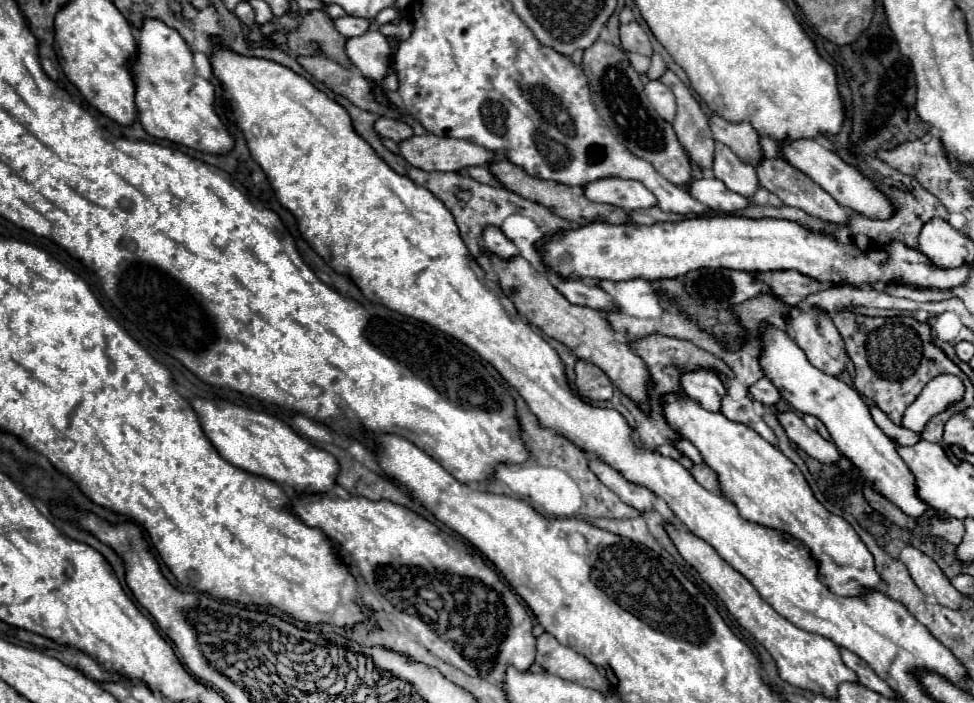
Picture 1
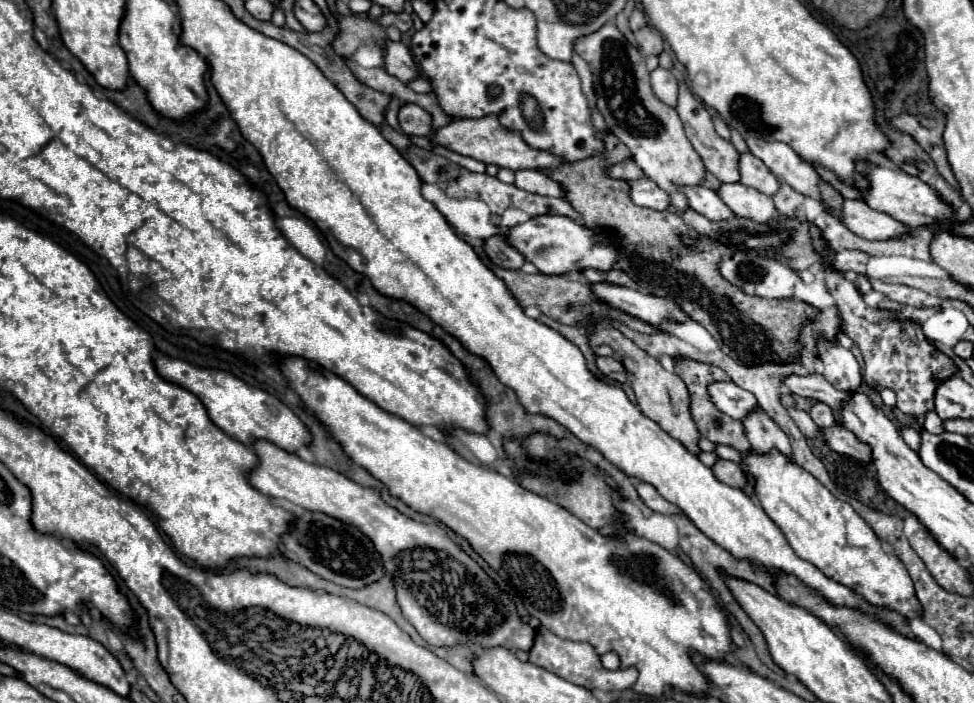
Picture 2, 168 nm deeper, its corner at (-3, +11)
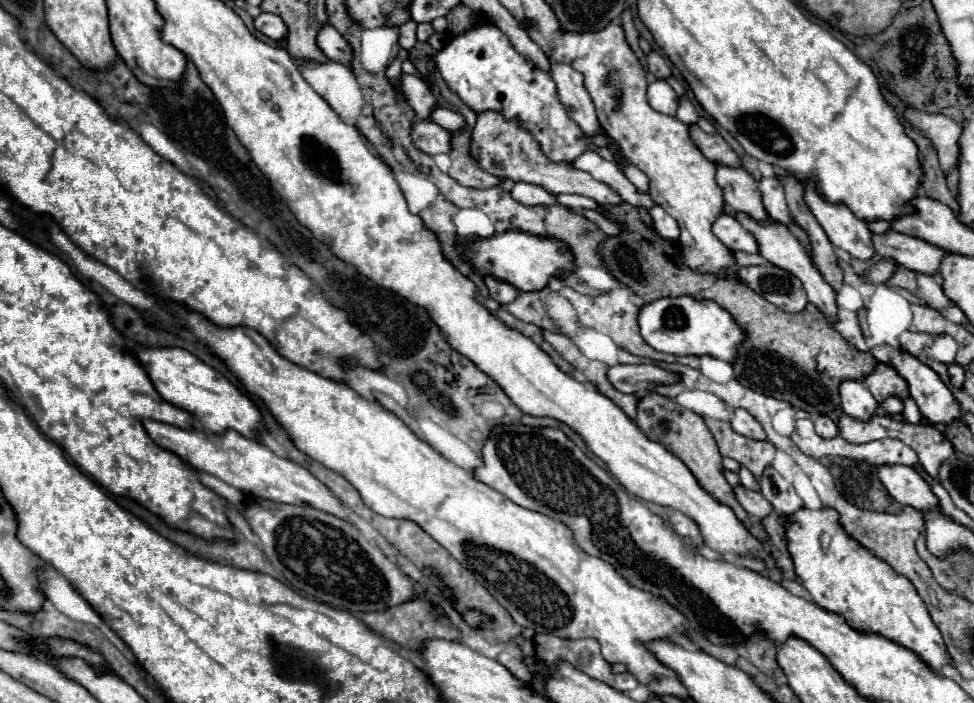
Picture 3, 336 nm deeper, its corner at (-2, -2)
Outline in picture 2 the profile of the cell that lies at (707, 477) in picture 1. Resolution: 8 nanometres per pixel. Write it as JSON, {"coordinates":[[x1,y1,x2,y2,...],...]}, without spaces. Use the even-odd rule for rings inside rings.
{"coordinates":[[718,459,712,467,712,473,718,481,730,485,730,487,744,487,746,483,746,475,742,471,742,467,738,463,732,463,732,461,724,461,724,459]]}

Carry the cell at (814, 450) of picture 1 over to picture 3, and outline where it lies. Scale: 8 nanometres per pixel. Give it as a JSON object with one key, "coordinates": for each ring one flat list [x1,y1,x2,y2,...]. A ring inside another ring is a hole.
{"coordinates":[[879,466,879,480,887,492,901,504,913,506,919,512,939,510,939,498,933,494,927,480,909,466]]}

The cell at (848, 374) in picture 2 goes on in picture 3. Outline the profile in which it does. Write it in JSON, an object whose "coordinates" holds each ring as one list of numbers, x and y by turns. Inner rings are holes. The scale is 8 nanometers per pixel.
{"coordinates":[[845,380,839,392,841,392,841,408,847,416,853,416,855,420,871,420,871,416,875,416,879,402,865,388,863,382]]}

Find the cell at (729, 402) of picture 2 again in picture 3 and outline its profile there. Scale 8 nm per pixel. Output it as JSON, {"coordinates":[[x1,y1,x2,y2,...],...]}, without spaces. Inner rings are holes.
{"coordinates":[[735,410,735,418,733,418,733,430,745,438,753,438,753,440,767,440,765,430,761,428,761,424,747,412,747,410]]}

